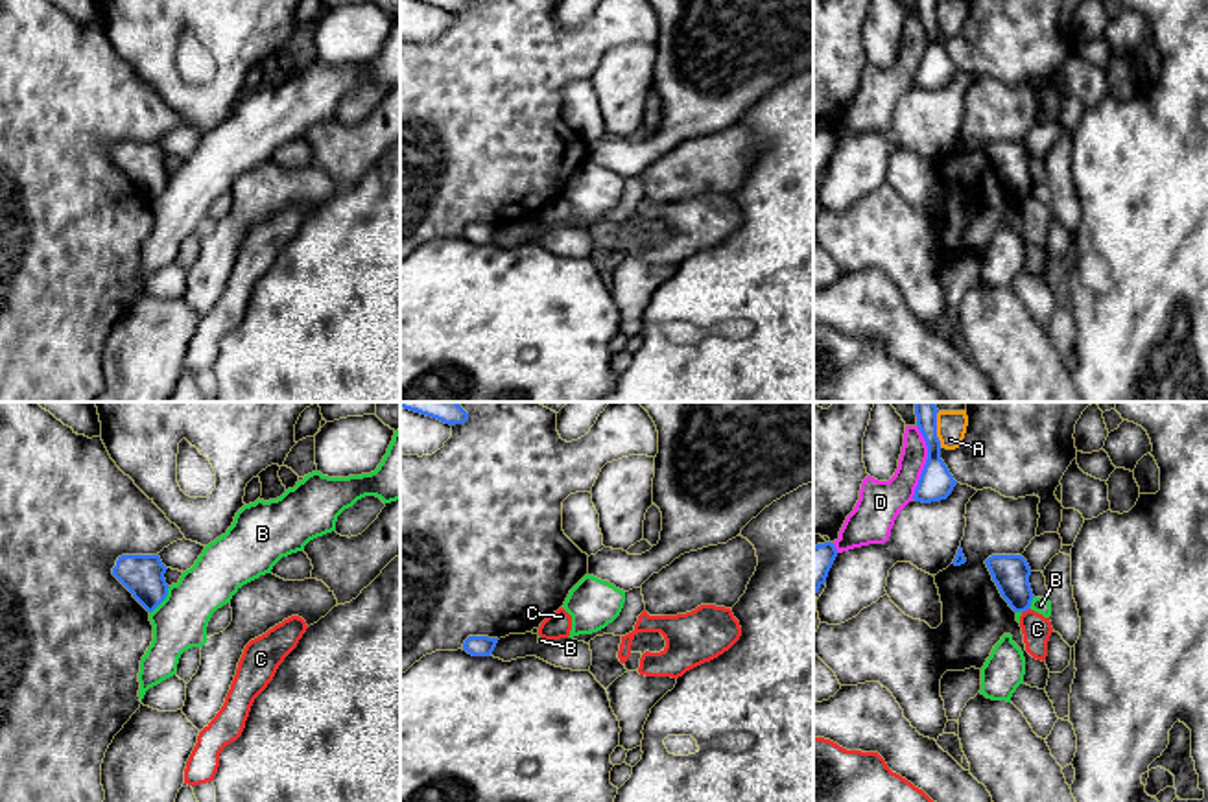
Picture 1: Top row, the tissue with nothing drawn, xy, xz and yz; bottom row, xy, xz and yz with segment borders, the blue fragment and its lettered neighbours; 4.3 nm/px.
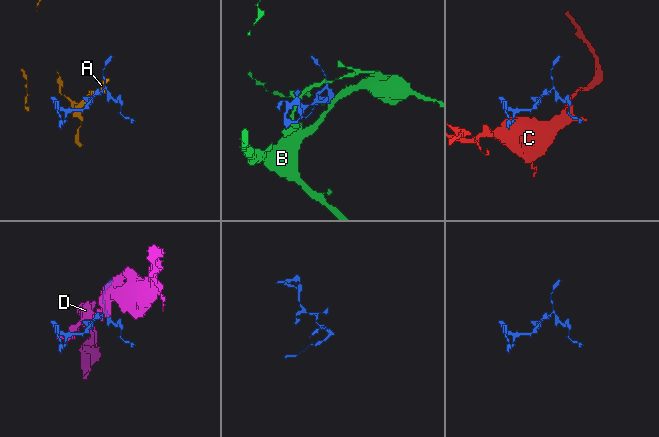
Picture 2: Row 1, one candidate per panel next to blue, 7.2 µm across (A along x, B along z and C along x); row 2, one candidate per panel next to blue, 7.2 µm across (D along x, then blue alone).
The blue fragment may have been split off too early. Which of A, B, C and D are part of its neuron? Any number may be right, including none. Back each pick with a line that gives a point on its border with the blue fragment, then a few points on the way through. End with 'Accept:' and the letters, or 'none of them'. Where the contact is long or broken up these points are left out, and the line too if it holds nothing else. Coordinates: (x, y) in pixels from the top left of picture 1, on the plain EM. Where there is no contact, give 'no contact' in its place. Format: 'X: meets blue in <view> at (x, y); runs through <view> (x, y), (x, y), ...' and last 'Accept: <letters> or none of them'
Accept: none of them

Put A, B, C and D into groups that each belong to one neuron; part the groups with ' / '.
A / B / C / D

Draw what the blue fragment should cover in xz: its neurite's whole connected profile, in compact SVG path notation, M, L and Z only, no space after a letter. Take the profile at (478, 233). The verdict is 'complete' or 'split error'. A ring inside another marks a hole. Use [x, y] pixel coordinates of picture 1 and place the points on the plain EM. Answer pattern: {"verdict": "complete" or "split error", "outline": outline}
{"verdict": "complete", "outline": "M468 223L463 230L463 238L467 238L472 243L491 243L496 230L498 230L498 225Z"}

